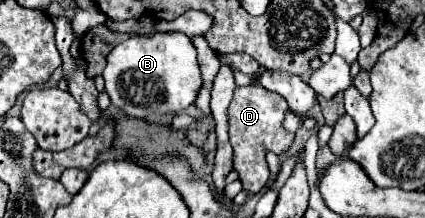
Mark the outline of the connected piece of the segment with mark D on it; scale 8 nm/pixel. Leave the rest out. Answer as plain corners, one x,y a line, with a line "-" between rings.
239,86
229,104
227,118
229,138
233,146
233,164
243,182
243,190
249,190
251,194
257,194
267,184
269,166
265,162
265,152
273,150
275,154
281,154
291,146
295,138
295,134
289,134
283,128
283,114
287,108
289,106
285,98
279,98
279,94
263,90
263,86

